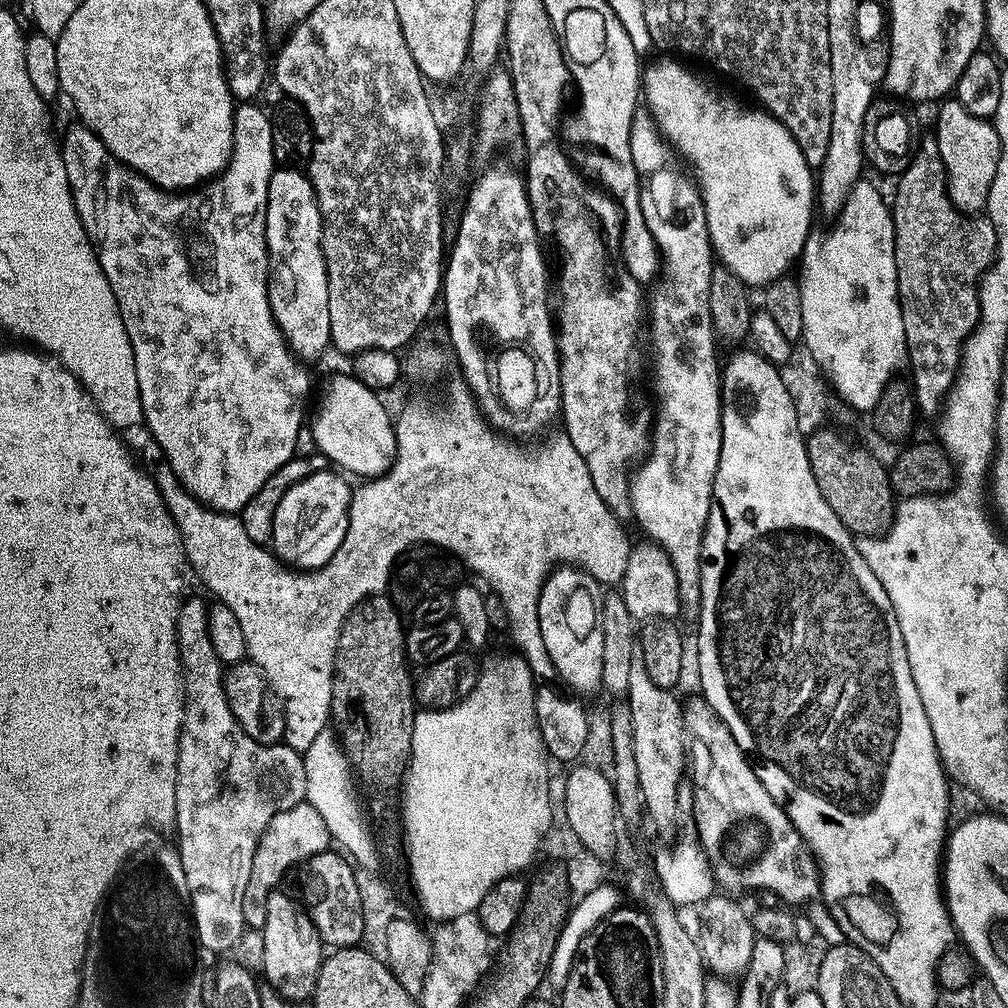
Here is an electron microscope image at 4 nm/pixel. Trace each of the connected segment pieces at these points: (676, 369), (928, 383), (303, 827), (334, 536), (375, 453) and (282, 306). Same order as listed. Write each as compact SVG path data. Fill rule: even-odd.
M656 168L640 192L642 218L648 221L648 229L662 261L662 275L655 281L656 289L650 292L646 300L646 336L652 339L652 380L656 383L656 400L660 403L660 409L656 412L656 420L654 416L654 427L650 432L650 451L643 463L631 473L630 483L632 516L648 535L645 537L657 544L670 558L678 578L683 619L695 621L700 614L700 551L704 541L704 527L708 525L708 517L714 507L712 487L716 481L722 442L722 364L716 361L716 328L710 306L711 274L714 267L712 239L697 185L691 179L688 180L670 168Z
M929 146L925 152L918 151L908 162L905 172L899 173L896 184L896 204L894 200L893 219L896 222L896 277L900 287L900 307L904 318L904 333L908 338L908 351L910 364L913 364L913 376L910 376L914 385L916 403L919 411L939 413L942 408L942 401L947 397L952 385L956 383L956 373L960 367L960 354L964 351L964 344L970 338L970 334L976 330L976 324L980 321L980 278L992 266L996 259L996 227L992 224L987 215L980 214L973 218L971 215L960 211L949 196L948 185L946 183L946 173L944 164L940 160L940 155L935 147Z
M307 802L294 806L282 814L278 814L266 826L266 830L260 836L257 850L253 858L252 873L248 884L247 895L257 902L263 902L281 887L284 875L292 867L303 865L311 856L317 856L320 852L329 851L331 833L328 832L326 822L322 814L313 804Z
M313 470L297 484L287 485L277 504L270 548L285 565L293 569L315 570L326 566L346 538L353 489L348 488L339 471L332 471Z
M340 374L329 382L312 424L312 438L317 448L338 464L339 469L348 470L359 478L384 475L395 459L394 422L377 396L377 391L359 377Z
M294 166L275 169L268 187L266 242L270 264L268 301L289 348L301 361L316 360L332 344L328 271L322 250L322 218L312 181Z

